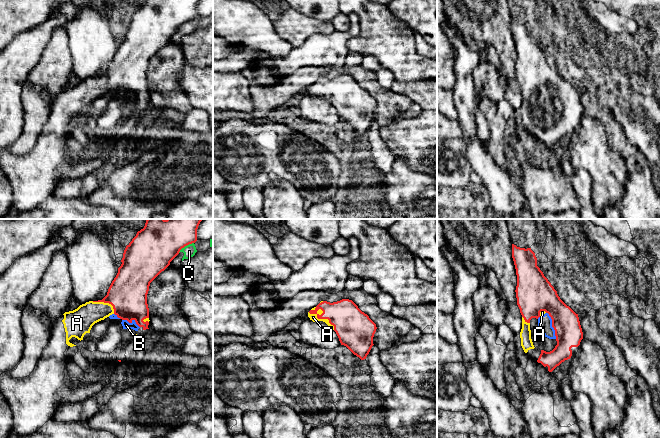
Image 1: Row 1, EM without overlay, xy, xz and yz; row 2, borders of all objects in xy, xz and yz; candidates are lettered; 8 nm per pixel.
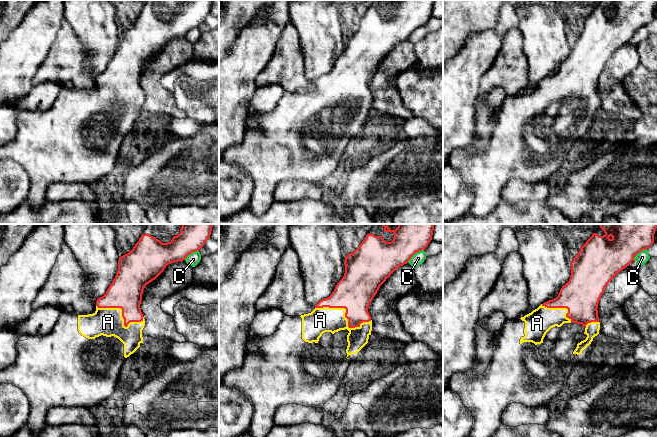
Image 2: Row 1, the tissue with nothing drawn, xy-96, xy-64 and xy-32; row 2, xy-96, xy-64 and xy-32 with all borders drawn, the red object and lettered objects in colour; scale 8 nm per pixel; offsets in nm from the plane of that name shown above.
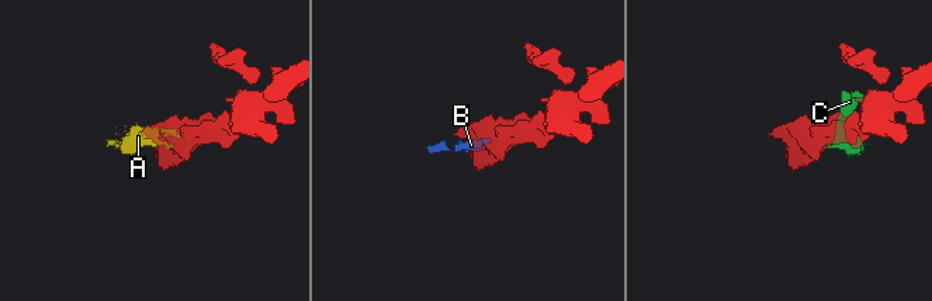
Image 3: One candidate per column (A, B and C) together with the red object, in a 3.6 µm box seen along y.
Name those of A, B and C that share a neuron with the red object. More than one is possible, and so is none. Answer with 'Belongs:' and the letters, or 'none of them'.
Belongs: A, B

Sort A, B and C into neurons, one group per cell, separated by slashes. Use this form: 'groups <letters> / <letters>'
groups A B / C

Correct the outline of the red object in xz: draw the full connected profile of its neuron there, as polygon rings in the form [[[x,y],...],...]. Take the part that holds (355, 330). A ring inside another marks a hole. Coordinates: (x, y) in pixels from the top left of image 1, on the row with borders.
[[[342,299],[337,302],[321,301],[316,307],[308,312],[308,317],[313,322],[323,321],[333,329],[341,343],[346,346],[354,355],[361,360],[366,359],[373,344],[373,337],[376,332],[376,324],[367,314],[362,312],[358,306],[349,299]]]

